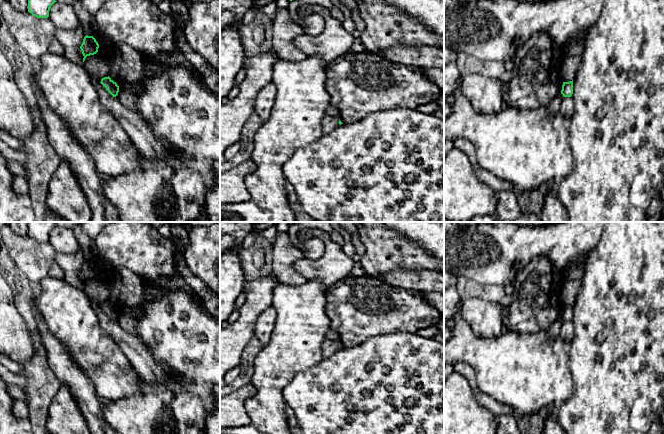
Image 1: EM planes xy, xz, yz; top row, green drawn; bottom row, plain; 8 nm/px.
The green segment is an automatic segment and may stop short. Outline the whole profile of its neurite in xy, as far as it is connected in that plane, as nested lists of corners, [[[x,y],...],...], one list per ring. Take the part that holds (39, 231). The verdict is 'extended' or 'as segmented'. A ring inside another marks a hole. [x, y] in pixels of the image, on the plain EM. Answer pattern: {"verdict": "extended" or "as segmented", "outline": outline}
{"verdict": "as segmented", "outline": [[[28,222],[28,236],[37,242],[48,242],[54,222]]]}

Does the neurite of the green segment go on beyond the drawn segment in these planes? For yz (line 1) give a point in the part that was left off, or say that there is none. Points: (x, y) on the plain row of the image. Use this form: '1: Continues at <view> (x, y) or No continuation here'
1: No continuation here

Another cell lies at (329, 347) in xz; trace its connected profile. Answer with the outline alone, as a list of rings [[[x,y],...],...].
[[[326,339],[322,344],[322,357],[328,358],[335,354],[340,348],[340,342],[339,341],[333,341]]]

